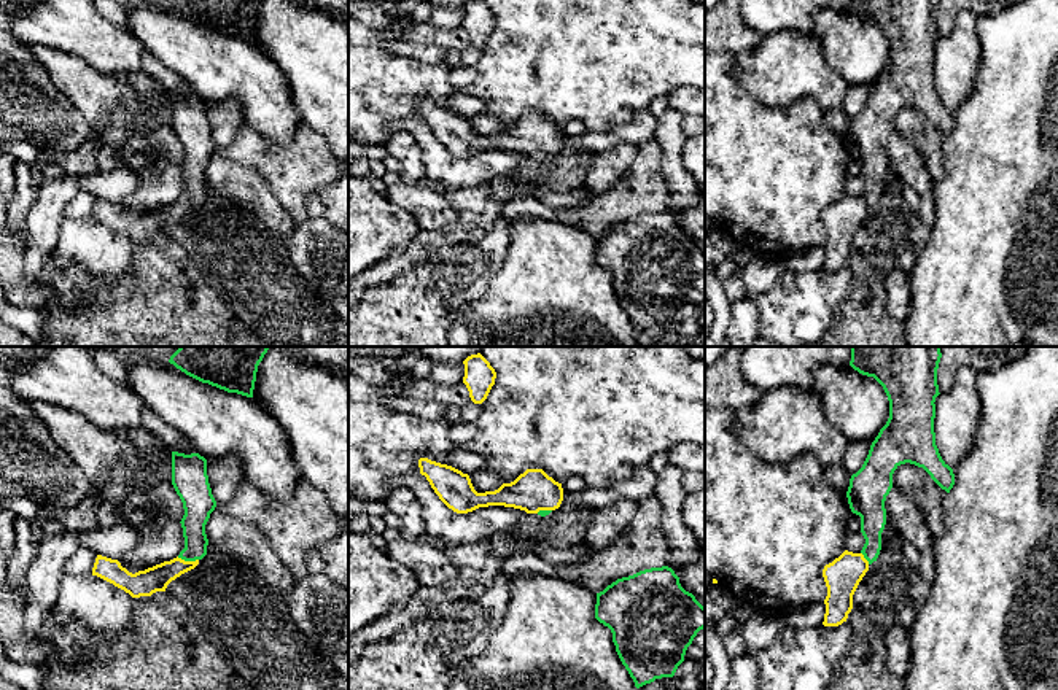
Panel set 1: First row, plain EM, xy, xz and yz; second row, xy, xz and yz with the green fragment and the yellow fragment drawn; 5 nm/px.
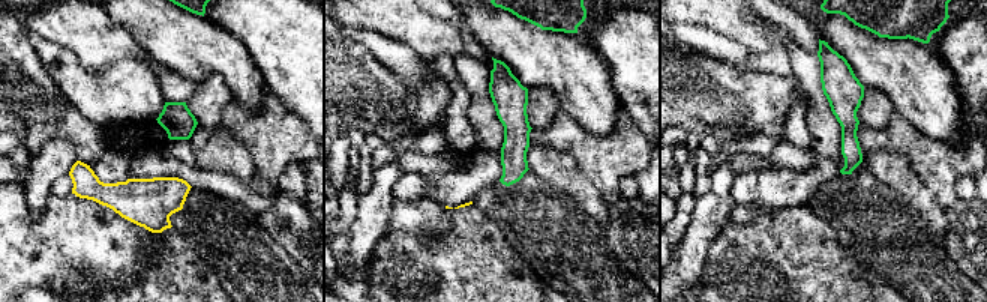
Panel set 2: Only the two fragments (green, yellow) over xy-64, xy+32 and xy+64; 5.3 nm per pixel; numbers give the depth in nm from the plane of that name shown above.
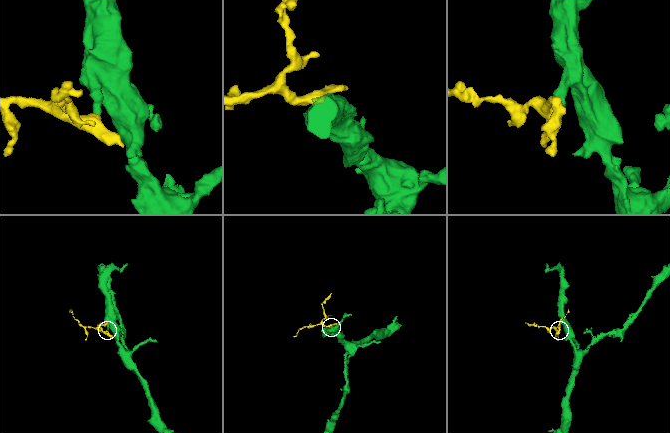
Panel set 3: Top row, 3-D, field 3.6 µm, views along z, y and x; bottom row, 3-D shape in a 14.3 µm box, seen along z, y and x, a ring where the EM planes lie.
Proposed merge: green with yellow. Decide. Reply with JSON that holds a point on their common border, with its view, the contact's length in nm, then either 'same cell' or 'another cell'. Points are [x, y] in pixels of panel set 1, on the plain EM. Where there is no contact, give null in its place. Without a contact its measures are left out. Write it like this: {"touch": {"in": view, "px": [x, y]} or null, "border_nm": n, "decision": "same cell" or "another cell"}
{"touch": {"in": "xy", "px": [188, 204]}, "border_nm": 110, "decision": "same cell"}

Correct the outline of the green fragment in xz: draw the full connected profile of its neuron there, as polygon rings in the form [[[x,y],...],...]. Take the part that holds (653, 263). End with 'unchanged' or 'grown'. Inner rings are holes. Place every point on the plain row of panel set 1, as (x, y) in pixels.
[[[662,210],[617,223],[597,237],[595,262],[611,273],[616,296],[640,332],[675,320],[687,291],[705,272],[705,251],[681,231],[671,211]]]; unchanged

